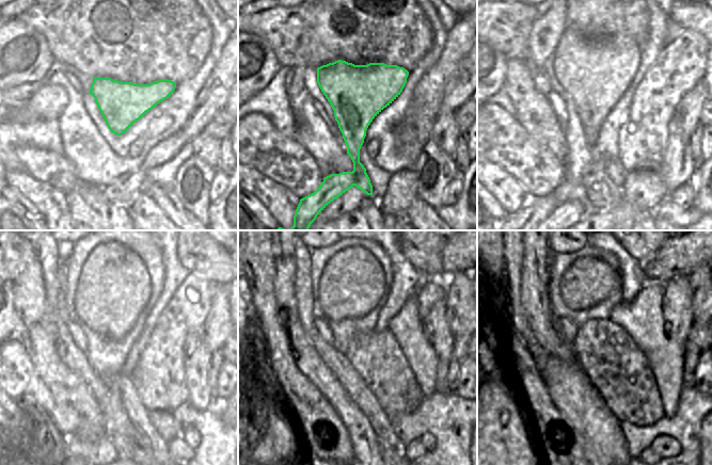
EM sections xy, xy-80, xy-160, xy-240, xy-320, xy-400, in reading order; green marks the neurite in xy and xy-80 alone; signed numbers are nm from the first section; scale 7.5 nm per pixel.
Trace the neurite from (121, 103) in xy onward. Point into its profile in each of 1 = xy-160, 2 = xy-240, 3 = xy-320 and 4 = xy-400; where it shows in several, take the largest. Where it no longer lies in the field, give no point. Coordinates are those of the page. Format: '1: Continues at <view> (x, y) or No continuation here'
1: Continues at xy-160 (596, 71)
2: Continues at xy-240 (113, 287)
3: Continues at xy-320 (351, 284)
4: Continues at xy-400 (588, 281)

